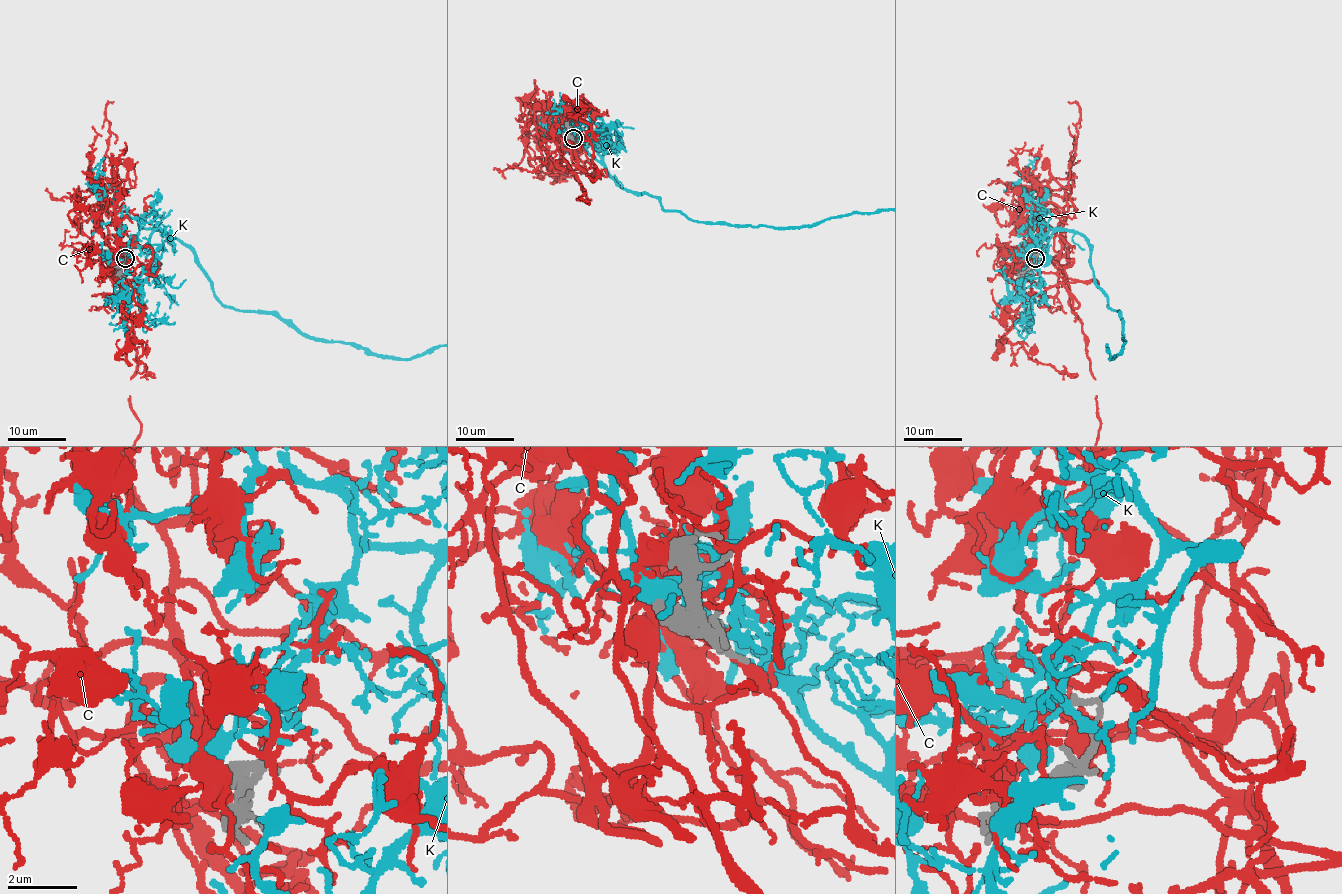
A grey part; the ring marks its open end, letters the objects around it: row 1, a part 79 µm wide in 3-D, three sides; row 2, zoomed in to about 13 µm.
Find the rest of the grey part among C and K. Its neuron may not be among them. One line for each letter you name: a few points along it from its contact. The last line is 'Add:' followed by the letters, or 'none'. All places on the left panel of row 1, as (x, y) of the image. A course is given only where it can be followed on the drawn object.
K: via (125, 257), (157, 228), (224, 305), (312, 337), (383, 356)
Add: K

